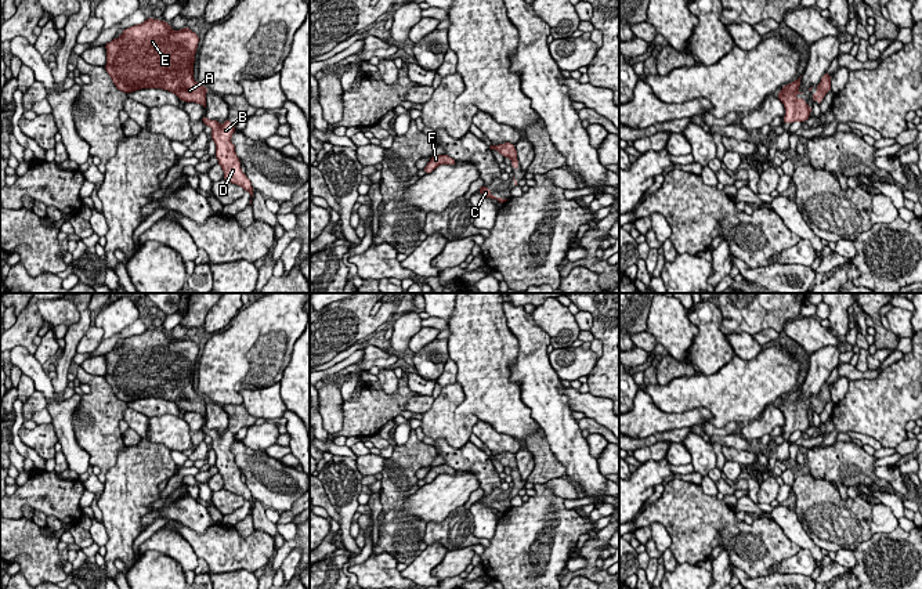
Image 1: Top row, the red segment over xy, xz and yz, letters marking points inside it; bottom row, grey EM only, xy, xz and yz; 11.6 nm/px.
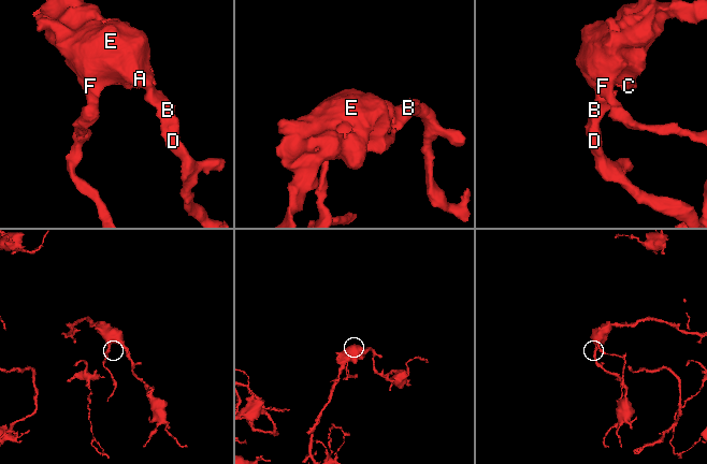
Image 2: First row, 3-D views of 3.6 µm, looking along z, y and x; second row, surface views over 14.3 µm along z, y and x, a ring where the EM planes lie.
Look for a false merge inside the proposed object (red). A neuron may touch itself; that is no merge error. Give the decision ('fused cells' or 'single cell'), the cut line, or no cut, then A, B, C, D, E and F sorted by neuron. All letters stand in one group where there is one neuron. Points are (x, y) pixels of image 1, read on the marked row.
single cell; no cut; A B C D E F

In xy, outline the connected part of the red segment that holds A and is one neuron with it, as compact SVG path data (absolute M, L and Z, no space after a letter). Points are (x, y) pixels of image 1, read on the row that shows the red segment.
M148 18L105 44L105 69L117 90L162 88L181 101L206 108L207 88L194 80L199 37L189 28L173 30L170 24Z

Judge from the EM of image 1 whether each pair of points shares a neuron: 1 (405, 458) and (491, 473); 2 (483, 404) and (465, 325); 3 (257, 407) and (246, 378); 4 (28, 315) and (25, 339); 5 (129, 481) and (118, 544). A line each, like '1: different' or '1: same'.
1: different
2: same
3: same
4: same
5: same

